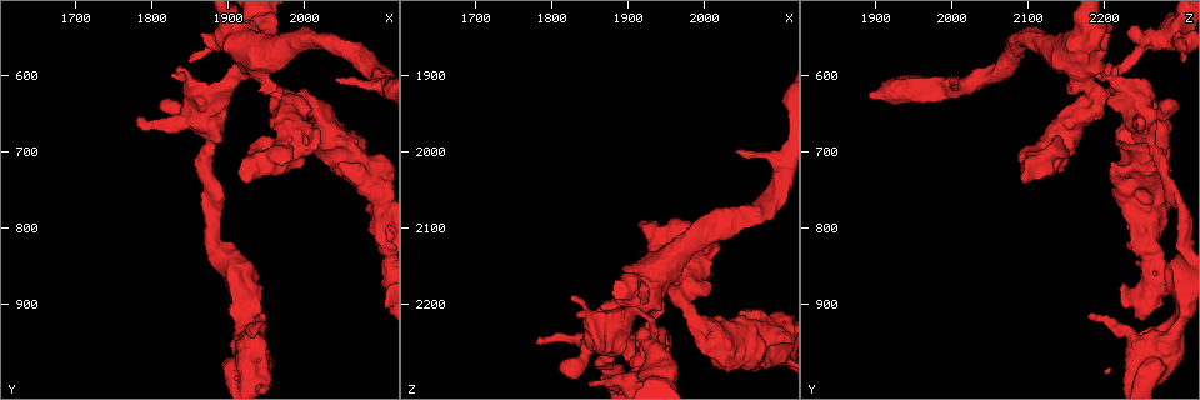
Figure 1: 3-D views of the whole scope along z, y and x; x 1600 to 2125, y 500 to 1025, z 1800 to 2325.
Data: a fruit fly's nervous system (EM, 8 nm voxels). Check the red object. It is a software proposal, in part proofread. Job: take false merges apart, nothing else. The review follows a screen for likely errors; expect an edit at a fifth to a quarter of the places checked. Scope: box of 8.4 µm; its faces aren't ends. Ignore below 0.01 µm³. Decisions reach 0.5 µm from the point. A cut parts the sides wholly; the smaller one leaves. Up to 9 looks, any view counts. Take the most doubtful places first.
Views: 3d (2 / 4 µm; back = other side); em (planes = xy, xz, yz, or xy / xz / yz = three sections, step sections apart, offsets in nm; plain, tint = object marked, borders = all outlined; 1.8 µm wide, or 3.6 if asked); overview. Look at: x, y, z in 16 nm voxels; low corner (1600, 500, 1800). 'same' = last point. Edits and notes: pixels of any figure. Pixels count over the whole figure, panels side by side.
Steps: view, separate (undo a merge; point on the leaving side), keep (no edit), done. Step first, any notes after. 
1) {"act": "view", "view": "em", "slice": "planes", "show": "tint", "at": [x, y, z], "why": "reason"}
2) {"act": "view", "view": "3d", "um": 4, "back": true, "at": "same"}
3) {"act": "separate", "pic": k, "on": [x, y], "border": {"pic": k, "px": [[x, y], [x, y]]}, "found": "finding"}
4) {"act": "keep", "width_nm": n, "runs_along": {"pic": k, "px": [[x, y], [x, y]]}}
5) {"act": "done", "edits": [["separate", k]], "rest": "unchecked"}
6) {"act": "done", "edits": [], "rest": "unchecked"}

{"act": "view", "view": "em", "slice": "planes", "show": "tint", "at": [1975, 630, 2175], "why": "branch point"}

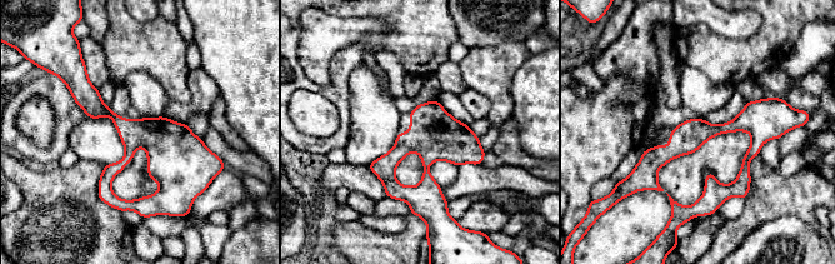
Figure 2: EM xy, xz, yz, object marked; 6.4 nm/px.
{"act": "keep", "runs_along": {"pic": 2, "px": [[775, 126], [696, 132], [636, 172]]}, "found": "all the same cell"}

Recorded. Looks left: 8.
{"act": "view", "view": "em", "um": 3.6, "slice": "xz", "step": 8, "show": "tint", "at": [1925, 940, 2285], "why": "two arms at a narrow angle"}

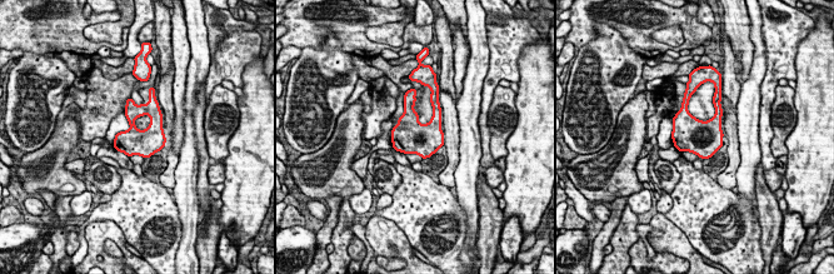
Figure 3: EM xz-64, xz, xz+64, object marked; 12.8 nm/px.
{"act": "view", "view": "em", "um": 3.6, "slice": "planes", "show": "tint", "at": "same", "why": "cut it another way"}

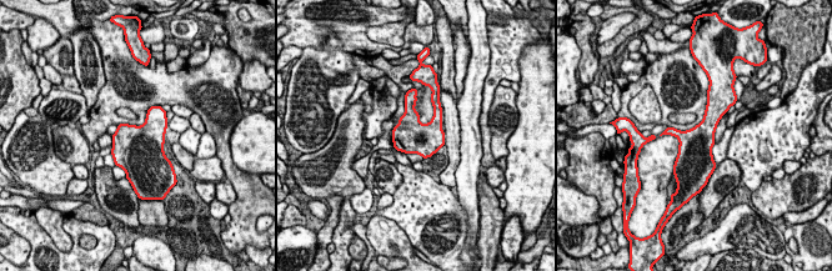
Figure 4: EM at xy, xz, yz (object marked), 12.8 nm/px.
{"act": "keep", "width_nm": 420, "found": "all the same cell"}

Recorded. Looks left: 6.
{"act": "view", "view": "3d", "um": 4, "at": [1855, 645, 2250]}

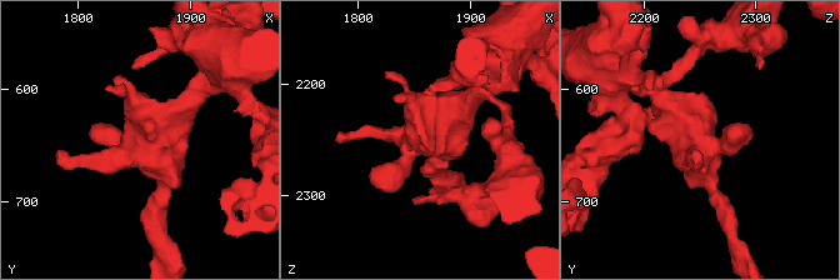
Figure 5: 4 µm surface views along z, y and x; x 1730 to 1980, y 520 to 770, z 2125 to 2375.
{"act": "view", "view": "em", "um": 3.6, "slice": "planes", "show": "tint", "at": [1854, 644, 2246]}

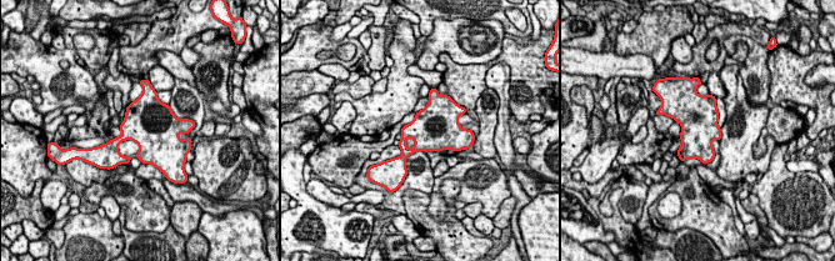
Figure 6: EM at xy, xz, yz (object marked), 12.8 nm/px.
{"act": "keep", "found": "all the same cell"}

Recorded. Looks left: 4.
{"act": "view", "view": "em", "um": 3.6, "slice": "xz", "step": 4, "show": "tint", "at": [1935, 550, 2285], "why": "three-way junction"}

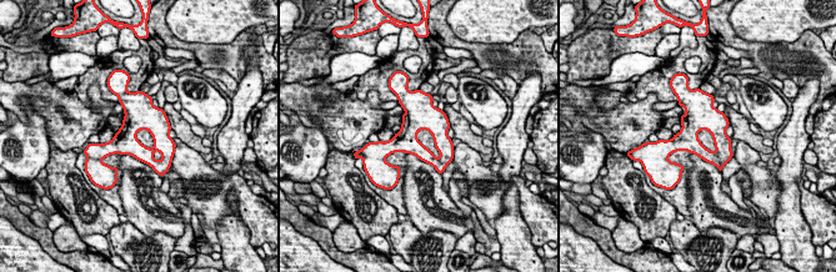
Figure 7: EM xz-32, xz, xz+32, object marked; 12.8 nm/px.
{"act": "view", "view": "em", "um": 3.6, "slice": "planes", "show": "tint", "at": "same", "why": "cut it another way"}

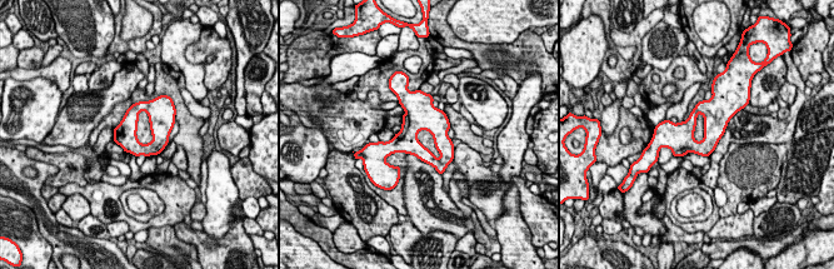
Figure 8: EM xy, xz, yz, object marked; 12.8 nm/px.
{"act": "keep", "found": "continuous, no second cell"}

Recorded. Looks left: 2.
{"act": "done", "edits": [], "rest": "unchecked"}

